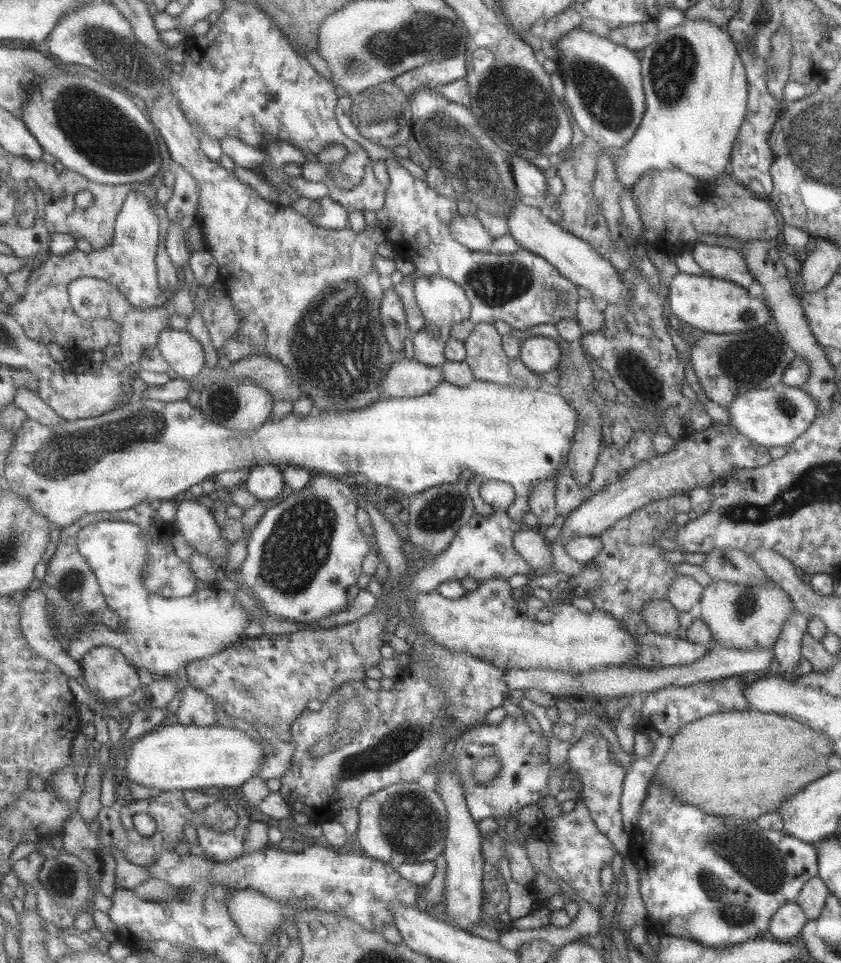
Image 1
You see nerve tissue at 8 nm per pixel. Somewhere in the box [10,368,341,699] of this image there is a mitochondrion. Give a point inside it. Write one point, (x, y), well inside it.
(62, 458)

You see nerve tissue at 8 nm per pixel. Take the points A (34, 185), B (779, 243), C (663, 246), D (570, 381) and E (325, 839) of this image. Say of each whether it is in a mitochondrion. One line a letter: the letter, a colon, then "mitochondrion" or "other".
A: other
B: other
C: other
D: other
E: other

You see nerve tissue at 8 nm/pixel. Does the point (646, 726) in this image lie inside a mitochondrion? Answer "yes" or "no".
no

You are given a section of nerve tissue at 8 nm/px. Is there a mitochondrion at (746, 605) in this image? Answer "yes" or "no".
yes

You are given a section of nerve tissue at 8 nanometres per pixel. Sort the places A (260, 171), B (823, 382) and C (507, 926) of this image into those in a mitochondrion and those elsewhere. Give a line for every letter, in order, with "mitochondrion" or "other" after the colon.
A: other
B: other
C: other

